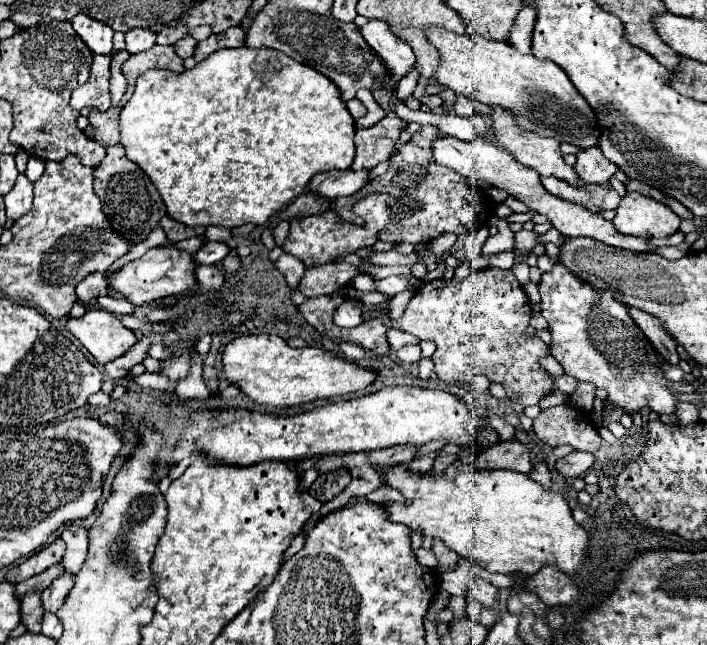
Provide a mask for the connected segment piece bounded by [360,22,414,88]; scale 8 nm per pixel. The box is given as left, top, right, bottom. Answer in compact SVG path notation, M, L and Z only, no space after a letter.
M368 22L360 32L370 50L374 50L374 54L382 60L388 72L388 86L394 88L402 76L414 68L414 52L406 46L406 42L394 38L382 22Z

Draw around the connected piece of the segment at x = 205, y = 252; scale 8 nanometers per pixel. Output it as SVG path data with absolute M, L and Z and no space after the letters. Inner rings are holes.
M206 242L196 254L194 260L196 264L218 264L220 260L224 260L228 256L230 248L224 242Z

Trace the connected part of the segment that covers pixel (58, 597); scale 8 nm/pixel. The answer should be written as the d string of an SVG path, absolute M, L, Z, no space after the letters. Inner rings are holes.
M62 574L58 576L44 592L42 592L42 606L44 606L44 612L56 612L58 606L62 606L70 586L74 586L74 576L68 576L68 574Z

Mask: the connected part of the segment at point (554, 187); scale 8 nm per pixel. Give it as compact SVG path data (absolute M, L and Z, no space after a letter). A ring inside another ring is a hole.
M542 176L544 188L568 202L582 204L590 212L604 212L604 210L614 210L620 202L618 192L606 182L606 184L582 184L582 186L572 186L566 180L560 180L556 176Z

